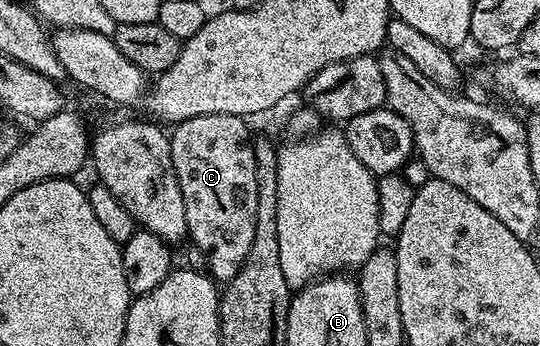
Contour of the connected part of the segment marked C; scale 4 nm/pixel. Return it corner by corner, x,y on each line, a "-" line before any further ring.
203,115
175,124
170,131
172,160
182,189
182,201
186,205
188,239
196,243
208,258
207,274
216,281
235,277
242,269
254,240
255,214
258,213
254,135
248,132
244,123
247,122
239,115

